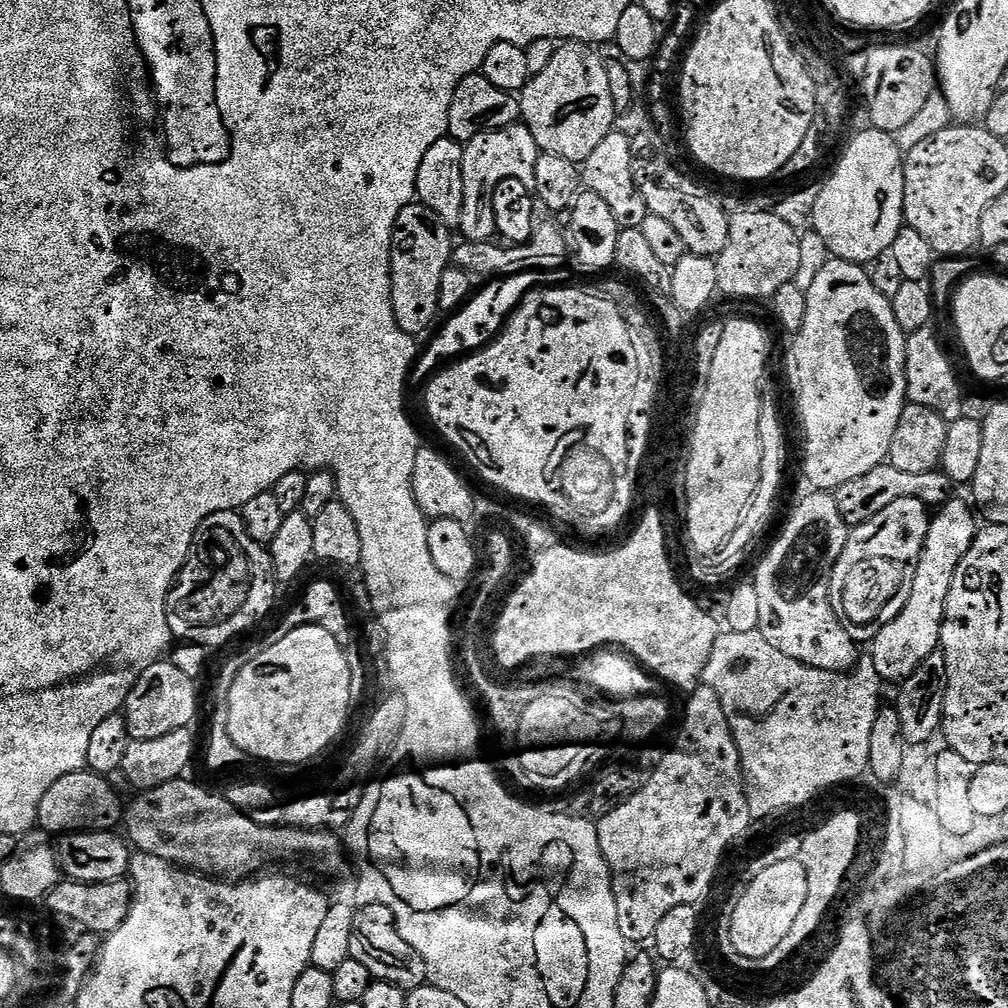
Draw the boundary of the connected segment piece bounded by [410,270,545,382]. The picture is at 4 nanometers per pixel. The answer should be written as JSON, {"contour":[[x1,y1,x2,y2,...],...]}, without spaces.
{"contour":[[520,270,515,274,509,275,507,278,500,278,495,282,485,283,488,285,486,285,481,292,479,289,459,311,449,315,447,317,448,325,433,338,432,345,430,345,425,352,423,349,423,351,419,353,418,359,415,361,410,373,411,379,413,381,421,380,421,382,427,382,449,362,455,361,465,354,478,352,489,342,495,340,521,301,537,286,545,283,545,281,543,282,544,276,542,273,524,271,525,270]]}

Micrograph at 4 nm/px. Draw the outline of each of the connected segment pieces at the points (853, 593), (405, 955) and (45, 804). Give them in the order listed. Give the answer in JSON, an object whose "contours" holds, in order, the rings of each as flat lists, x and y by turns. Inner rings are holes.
{"contours":[[[898,498,898,502,886,506,886,510,882,510,882,514,874,514,874,518,870,518,870,522,849,531,846,546,842,550,830,578,830,598,834,606,834,614,840,619,846,634,850,634,852,640,870,642,870,634,874,634,874,628,878,629,878,624,874,624,874,622,862,622,862,620,876,616,876,614,864,614,864,586,868,586,868,588,872,586,874,592,880,592,878,602,888,602,888,598,892,596,888,592,894,592,894,594,898,592,898,596,894,596,896,598,894,606,888,606,886,614,882,614,882,616,878,614,881,626,894,622,894,618,898,618,898,614,902,614,902,606,906,606,904,592,908,588,910,572,914,572,916,569,916,561,919,560,924,549,929,519,929,505,922,503,918,498],[884,558,900,558,900,560,892,564,890,560,884,560],[866,560,870,560,870,568,872,568,870,574,864,572],[876,560,880,560,880,564,878,564,880,568,874,574],[864,574,870,576,868,582,864,582,864,578,862,578]],[[364,904,355,909,355,914,354,934,350,934,350,957,366,966,372,980,385,980,407,993,429,983,426,962,418,950,398,934,393,912,381,904]],[[91,770,58,778,58,782,46,790,46,798,42,798,39,827,49,834,115,829,116,819,122,816,122,804,120,808,120,800,108,783,105,777]]]}

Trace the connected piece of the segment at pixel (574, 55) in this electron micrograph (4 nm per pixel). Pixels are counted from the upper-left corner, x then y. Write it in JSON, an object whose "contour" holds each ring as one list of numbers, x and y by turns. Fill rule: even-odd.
{"contour":[[564,42,550,58,542,74,531,77,524,91,519,93,520,120,534,134,534,142,541,152,570,158,583,165,602,138,614,130,618,106,610,90,610,78,602,56,595,47,579,42]]}

